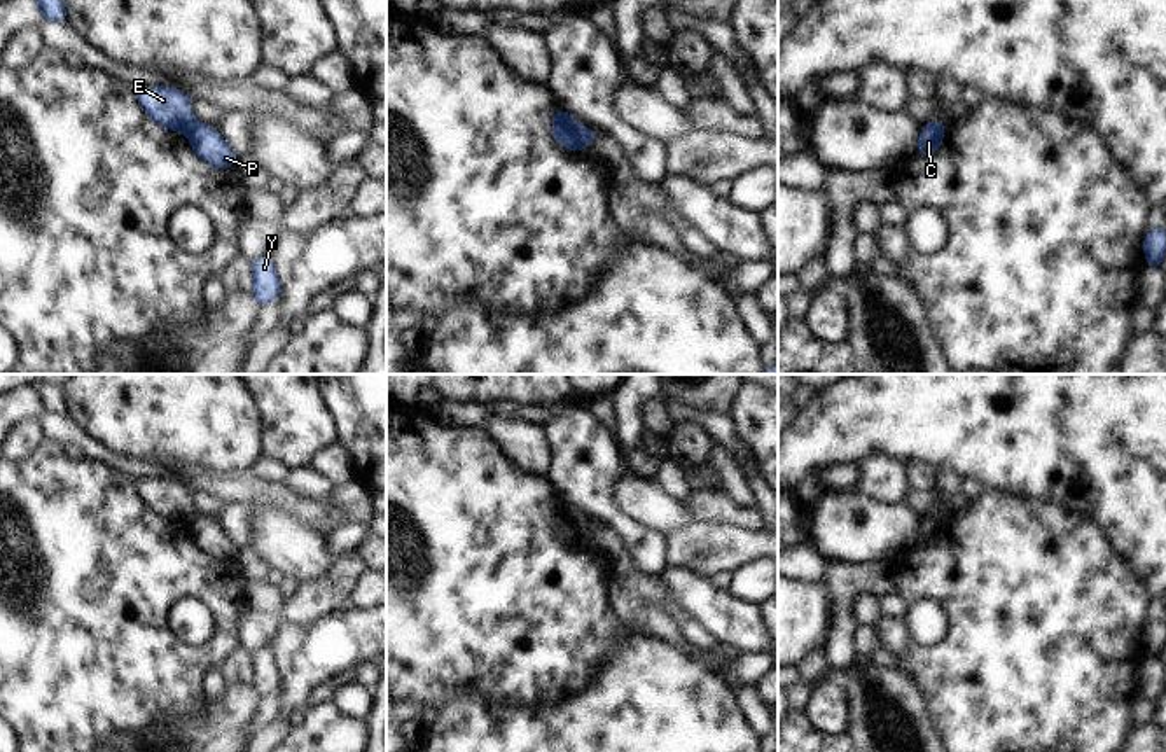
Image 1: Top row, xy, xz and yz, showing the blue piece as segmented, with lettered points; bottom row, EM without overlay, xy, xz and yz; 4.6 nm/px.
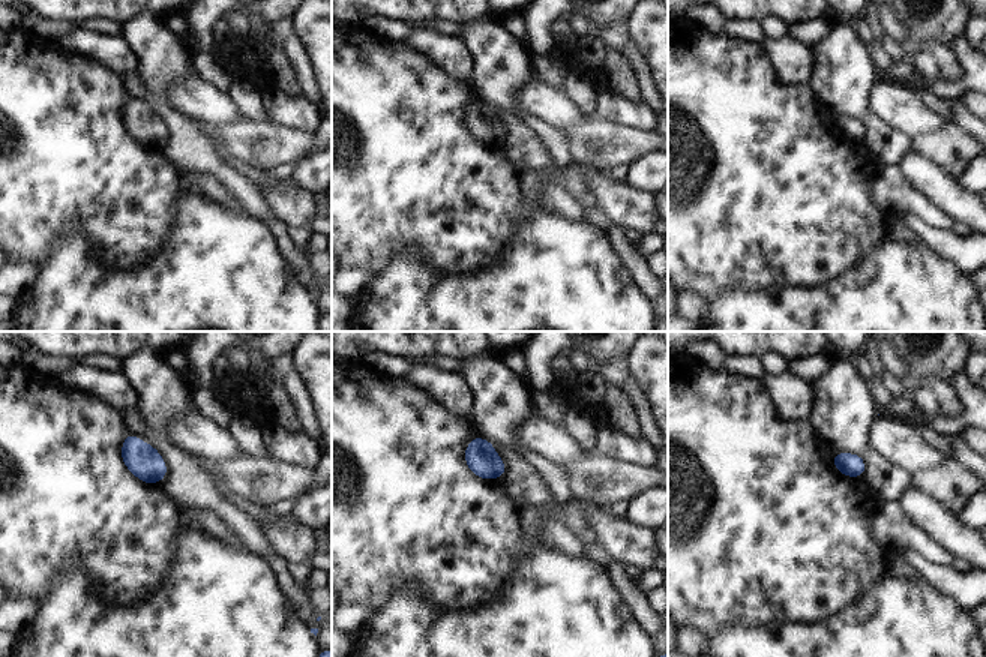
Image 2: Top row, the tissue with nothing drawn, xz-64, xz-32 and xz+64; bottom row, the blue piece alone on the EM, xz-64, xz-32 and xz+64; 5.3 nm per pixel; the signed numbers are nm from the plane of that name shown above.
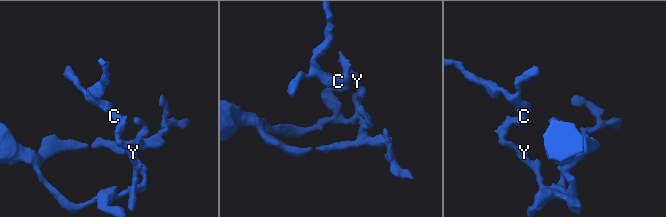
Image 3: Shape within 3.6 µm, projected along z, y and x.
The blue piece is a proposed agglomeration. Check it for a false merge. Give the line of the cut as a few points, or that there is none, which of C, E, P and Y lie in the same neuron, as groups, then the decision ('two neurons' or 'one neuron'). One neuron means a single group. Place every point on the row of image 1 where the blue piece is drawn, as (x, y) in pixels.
cut xy (194, 123), (186, 130); groups C P Y / E; two neurons

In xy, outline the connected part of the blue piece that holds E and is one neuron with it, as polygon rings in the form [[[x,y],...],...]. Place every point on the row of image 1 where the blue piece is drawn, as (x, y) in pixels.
[[[138,87],[138,105],[157,124],[173,131],[187,131],[196,121],[191,114],[191,98],[175,87]]]

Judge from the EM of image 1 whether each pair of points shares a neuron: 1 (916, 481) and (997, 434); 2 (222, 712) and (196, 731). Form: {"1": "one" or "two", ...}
{"1": "two", "2": "one"}

